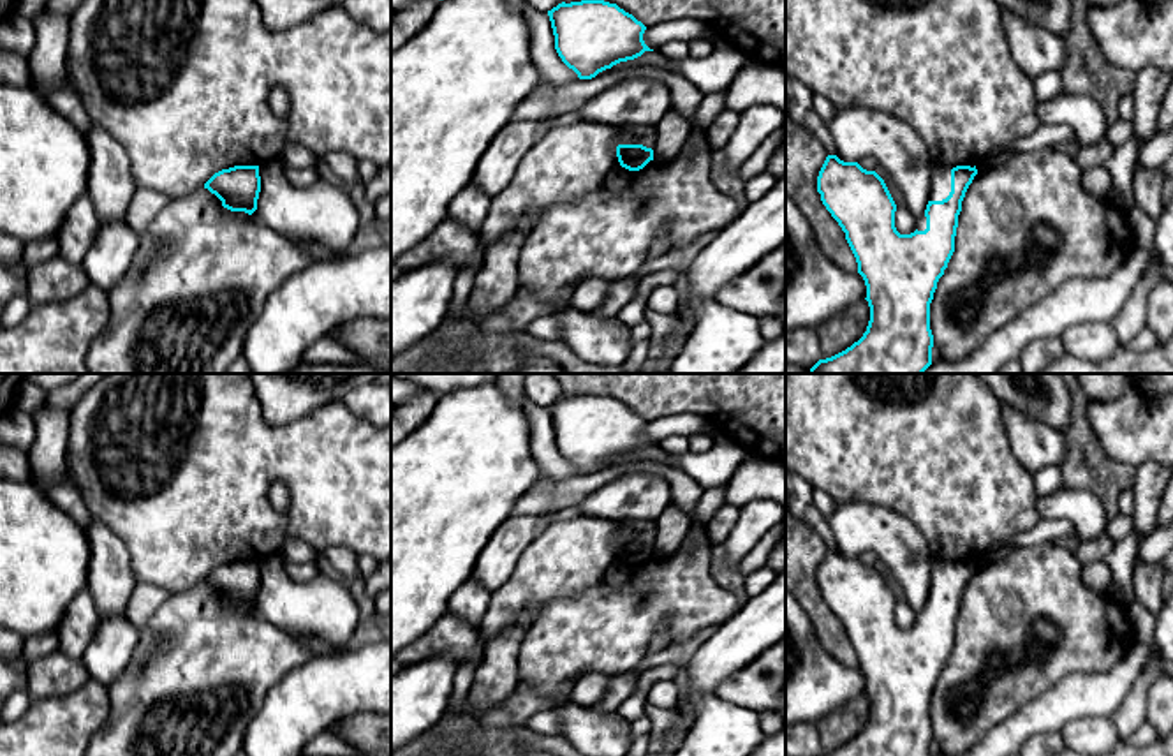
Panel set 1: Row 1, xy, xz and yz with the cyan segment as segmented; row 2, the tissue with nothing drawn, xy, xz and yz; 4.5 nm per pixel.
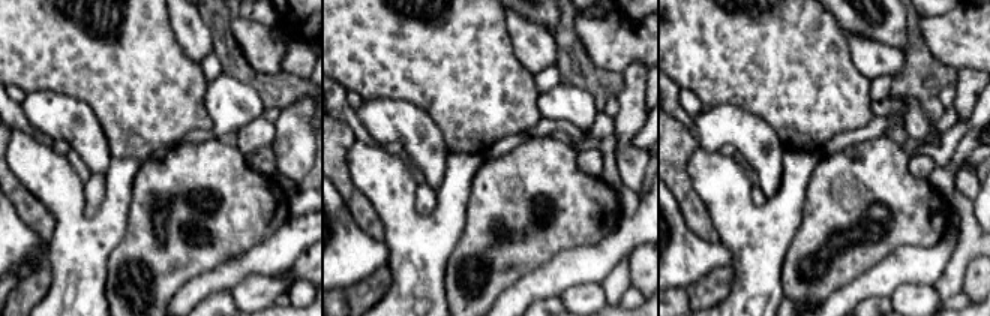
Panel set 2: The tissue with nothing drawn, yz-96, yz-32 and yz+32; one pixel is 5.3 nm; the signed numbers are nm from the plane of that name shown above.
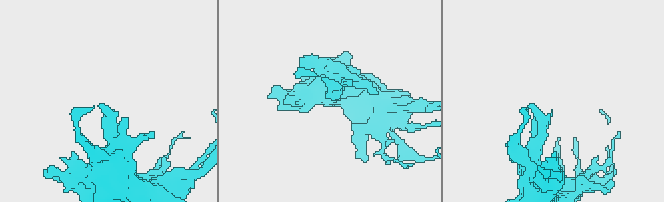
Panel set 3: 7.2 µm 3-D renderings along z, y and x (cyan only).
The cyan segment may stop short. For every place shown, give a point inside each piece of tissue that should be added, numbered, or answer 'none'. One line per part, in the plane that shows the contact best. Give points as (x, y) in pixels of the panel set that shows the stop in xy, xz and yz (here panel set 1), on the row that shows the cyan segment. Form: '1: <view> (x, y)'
1: yz (941, 175)

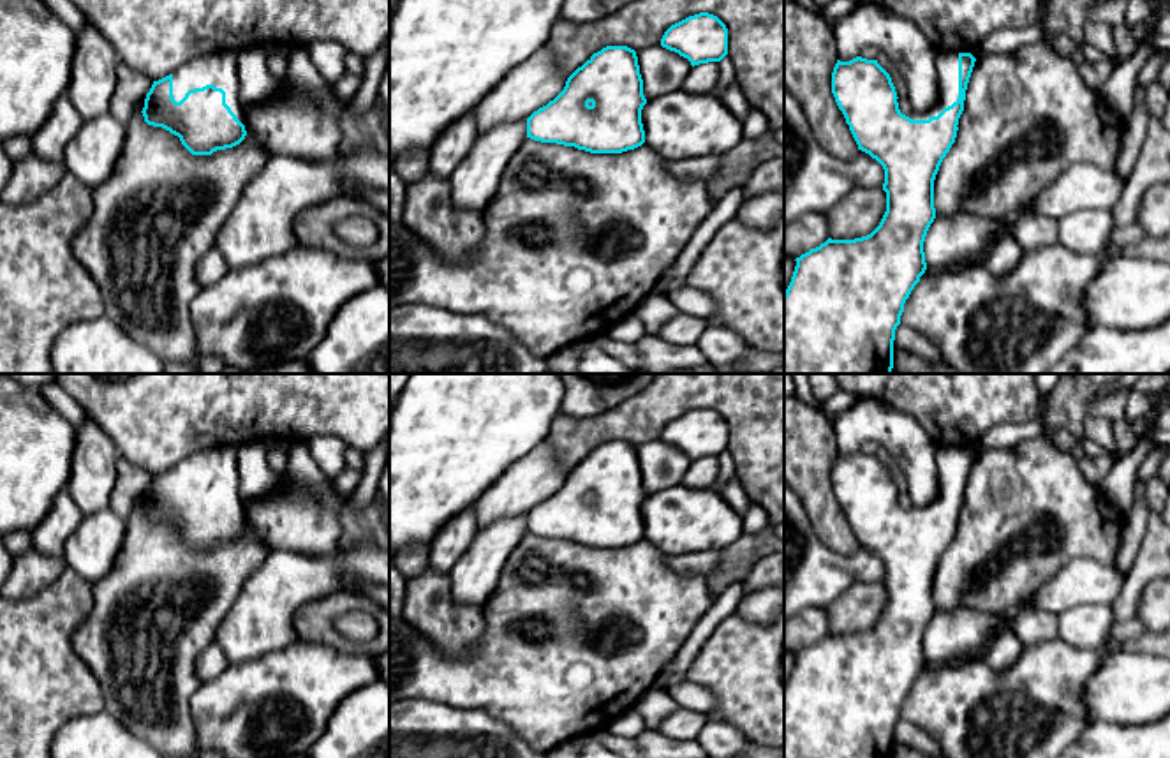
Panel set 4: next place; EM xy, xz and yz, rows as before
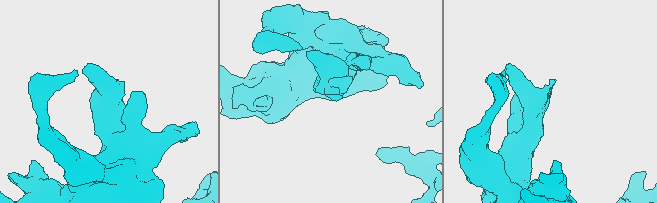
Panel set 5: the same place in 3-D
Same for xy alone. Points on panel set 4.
1: xy (221, 69)

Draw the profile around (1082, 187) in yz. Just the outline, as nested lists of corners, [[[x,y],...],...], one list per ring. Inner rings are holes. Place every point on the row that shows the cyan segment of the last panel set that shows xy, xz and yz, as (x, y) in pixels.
[[[1075,164],[1036,197],[1027,201],[1027,210],[1059,222],[1075,210],[1112,210],[1124,190],[1115,169],[1100,169],[1091,164]]]

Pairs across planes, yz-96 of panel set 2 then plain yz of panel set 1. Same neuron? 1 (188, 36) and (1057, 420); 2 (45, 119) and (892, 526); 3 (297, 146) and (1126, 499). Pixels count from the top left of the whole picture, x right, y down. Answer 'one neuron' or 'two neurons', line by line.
1: two neurons
2: one neuron
3: two neurons

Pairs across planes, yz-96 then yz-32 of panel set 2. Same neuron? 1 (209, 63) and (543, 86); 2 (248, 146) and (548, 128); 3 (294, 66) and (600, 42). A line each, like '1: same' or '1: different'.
1: same
2: same
3: different

